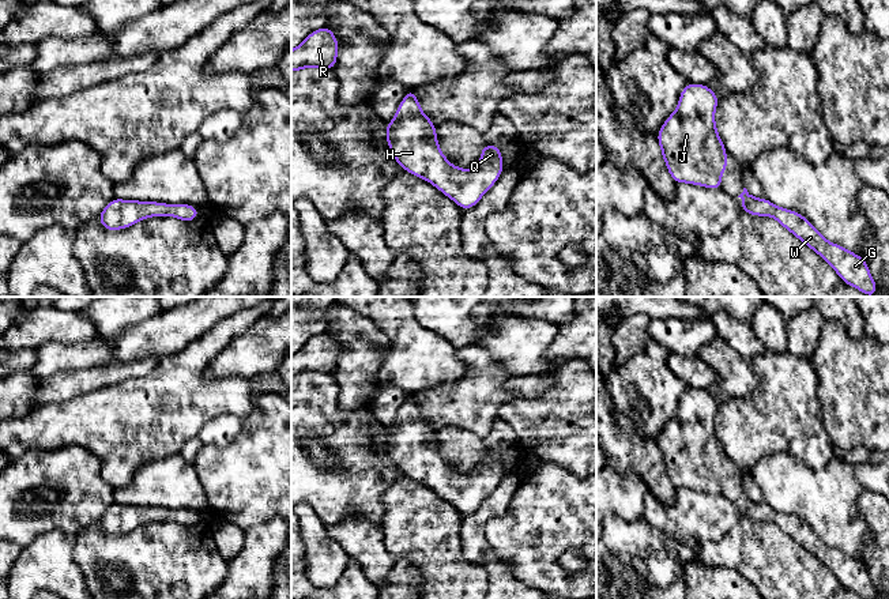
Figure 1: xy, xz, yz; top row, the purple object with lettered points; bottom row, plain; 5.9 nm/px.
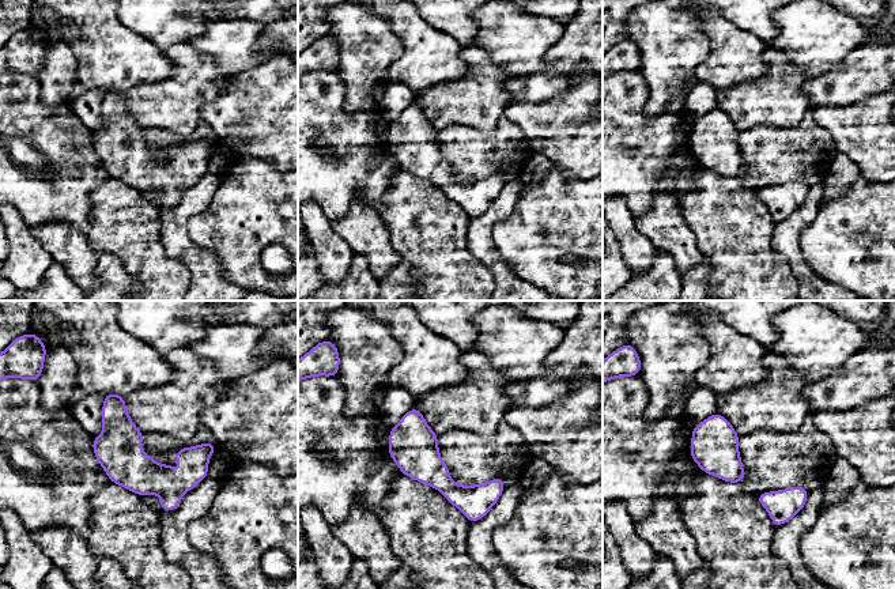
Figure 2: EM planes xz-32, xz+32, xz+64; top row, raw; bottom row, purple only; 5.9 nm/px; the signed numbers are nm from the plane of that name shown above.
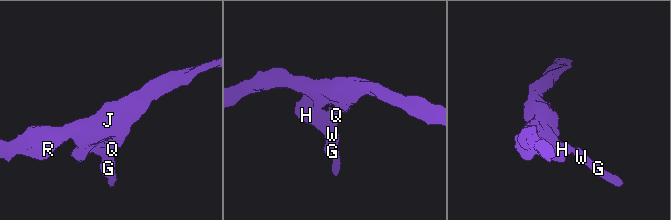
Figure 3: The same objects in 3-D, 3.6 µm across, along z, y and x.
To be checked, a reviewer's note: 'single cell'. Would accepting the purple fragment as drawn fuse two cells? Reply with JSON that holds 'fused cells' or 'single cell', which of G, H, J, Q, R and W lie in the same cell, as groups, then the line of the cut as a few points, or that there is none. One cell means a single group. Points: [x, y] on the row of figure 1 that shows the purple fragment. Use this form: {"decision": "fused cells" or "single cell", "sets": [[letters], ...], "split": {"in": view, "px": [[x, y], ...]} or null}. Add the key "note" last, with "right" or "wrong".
{"decision": "single cell", "sets": [["G", "H", "J", "Q", "R", "W"]], "split": null, "note": "right"}

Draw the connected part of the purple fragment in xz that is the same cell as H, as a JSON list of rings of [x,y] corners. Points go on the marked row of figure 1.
[[[407,88],[395,118],[385,127],[388,147],[403,170],[430,182],[462,210],[468,210],[504,172],[502,152],[497,146],[486,144],[475,169],[456,167],[444,157],[436,128],[421,110],[414,90]]]

